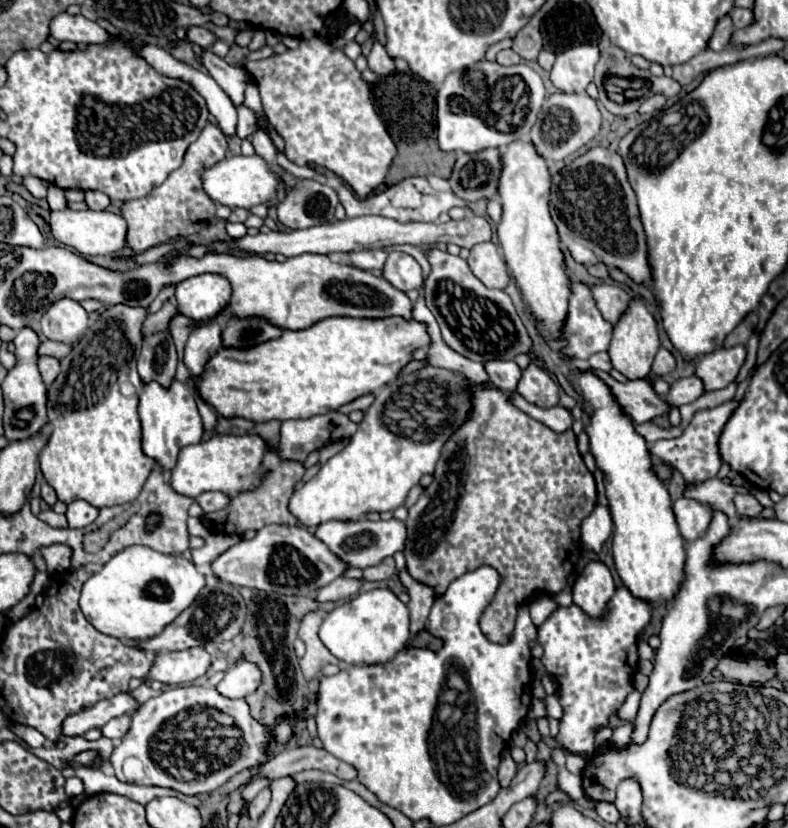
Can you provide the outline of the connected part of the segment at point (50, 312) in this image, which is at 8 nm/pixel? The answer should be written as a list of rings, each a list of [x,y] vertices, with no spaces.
[[[70,298],[54,302],[40,320],[42,334],[54,342],[74,344],[88,326],[88,312]]]

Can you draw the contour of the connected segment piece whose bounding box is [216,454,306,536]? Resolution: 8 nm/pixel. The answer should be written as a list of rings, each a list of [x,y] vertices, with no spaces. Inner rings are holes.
[[[268,454],[264,458],[264,468],[268,470],[268,474],[258,484],[258,488],[252,490],[252,492],[244,492],[244,494],[232,498],[232,502],[224,508],[226,518],[224,518],[222,524],[216,524],[216,528],[220,532],[242,536],[248,530],[258,530],[258,528],[268,526],[268,524],[286,524],[286,526],[296,524],[296,518],[288,512],[288,500],[290,500],[290,496],[294,492],[294,486],[302,480],[302,476],[306,472],[304,464],[300,464],[300,462],[282,462],[274,454]]]

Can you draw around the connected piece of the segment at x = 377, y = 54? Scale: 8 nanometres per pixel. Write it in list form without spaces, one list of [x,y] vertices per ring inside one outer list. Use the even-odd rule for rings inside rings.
[[[373,32],[372,37],[374,43],[372,44],[370,54],[368,54],[368,66],[370,66],[376,74],[380,74],[380,76],[388,76],[388,74],[392,74],[392,72],[396,70],[396,64],[394,64],[394,60],[386,54],[386,50],[382,48],[380,40],[376,38],[376,32]]]

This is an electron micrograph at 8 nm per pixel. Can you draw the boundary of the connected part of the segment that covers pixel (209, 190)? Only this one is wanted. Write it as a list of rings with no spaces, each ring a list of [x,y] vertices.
[[[254,154],[254,156],[228,156],[226,160],[218,162],[210,170],[204,172],[204,190],[206,194],[224,206],[232,208],[254,208],[258,204],[266,204],[276,198],[280,176],[270,168],[270,164]]]

